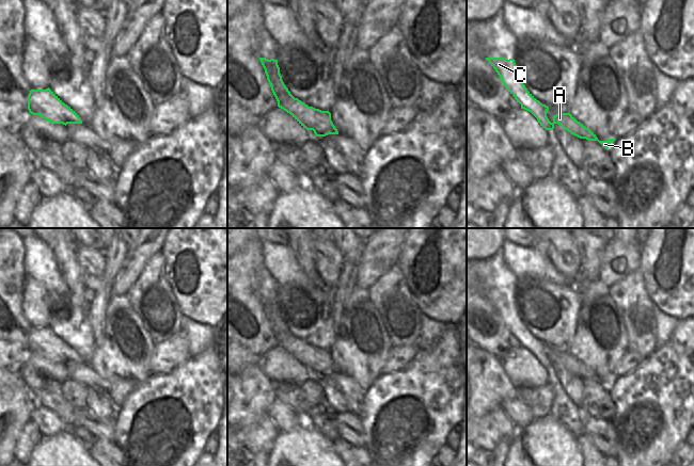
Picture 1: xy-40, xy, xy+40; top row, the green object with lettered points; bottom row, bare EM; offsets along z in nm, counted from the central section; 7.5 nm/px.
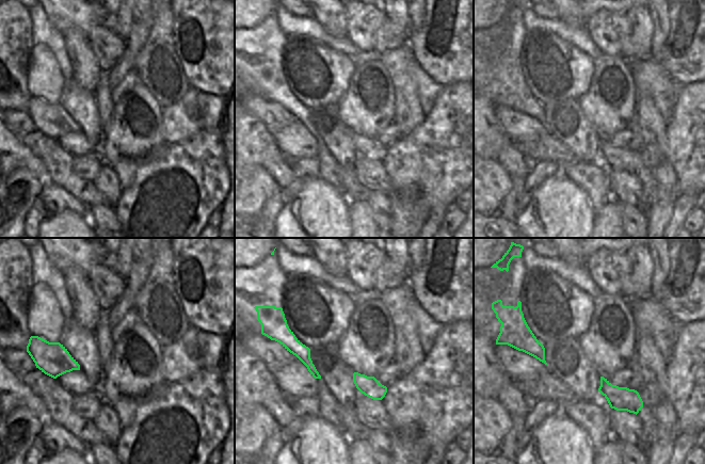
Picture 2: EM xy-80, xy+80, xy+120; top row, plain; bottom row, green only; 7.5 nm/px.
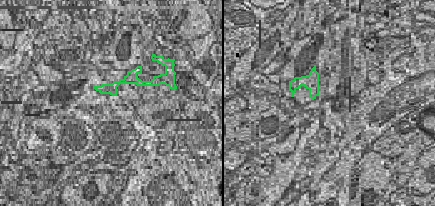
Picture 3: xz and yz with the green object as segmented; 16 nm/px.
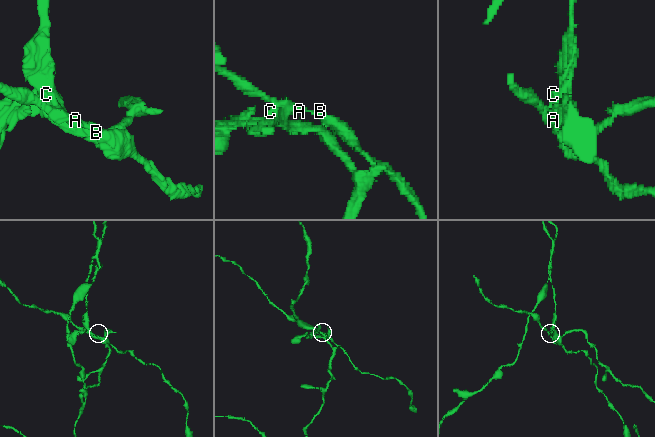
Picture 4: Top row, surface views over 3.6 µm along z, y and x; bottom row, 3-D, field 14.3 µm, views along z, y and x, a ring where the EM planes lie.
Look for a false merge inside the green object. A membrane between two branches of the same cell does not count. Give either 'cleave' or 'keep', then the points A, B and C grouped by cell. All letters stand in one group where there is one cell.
cleave; A B / C

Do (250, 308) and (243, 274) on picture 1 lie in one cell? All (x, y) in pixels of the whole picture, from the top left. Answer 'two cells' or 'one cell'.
one cell

